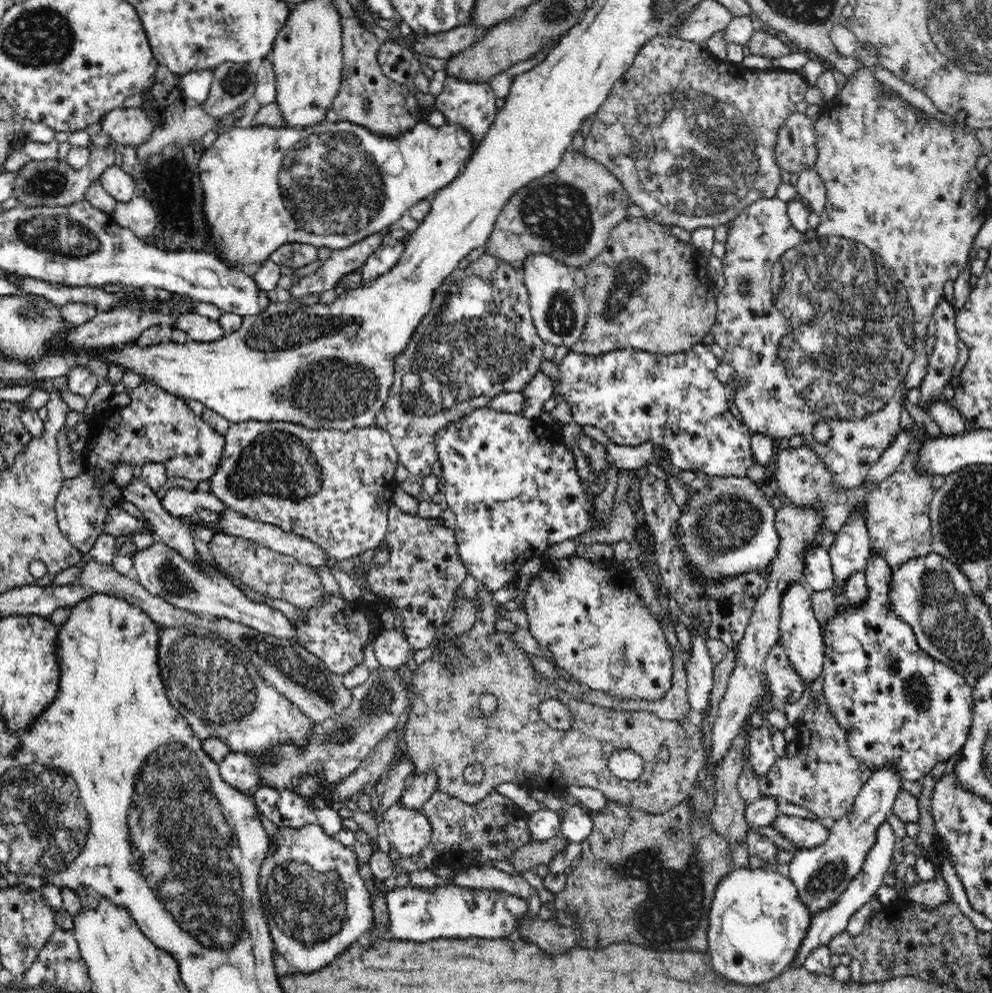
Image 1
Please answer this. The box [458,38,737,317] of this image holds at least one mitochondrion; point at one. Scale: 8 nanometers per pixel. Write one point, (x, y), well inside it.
(557, 214)

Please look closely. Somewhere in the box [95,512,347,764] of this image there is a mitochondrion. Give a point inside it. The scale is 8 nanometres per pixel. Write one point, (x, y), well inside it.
(196, 671)

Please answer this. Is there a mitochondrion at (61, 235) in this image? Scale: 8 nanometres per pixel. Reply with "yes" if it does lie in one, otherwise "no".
yes

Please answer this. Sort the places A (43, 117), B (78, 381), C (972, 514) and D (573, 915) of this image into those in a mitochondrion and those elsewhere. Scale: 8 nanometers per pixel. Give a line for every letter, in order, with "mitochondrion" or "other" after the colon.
A: other
B: other
C: mitochondrion
D: other

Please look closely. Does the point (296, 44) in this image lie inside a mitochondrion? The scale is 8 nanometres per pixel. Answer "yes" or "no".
no

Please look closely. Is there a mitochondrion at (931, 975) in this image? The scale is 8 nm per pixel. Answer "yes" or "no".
no

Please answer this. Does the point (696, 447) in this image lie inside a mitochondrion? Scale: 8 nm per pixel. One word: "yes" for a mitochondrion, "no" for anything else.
no

